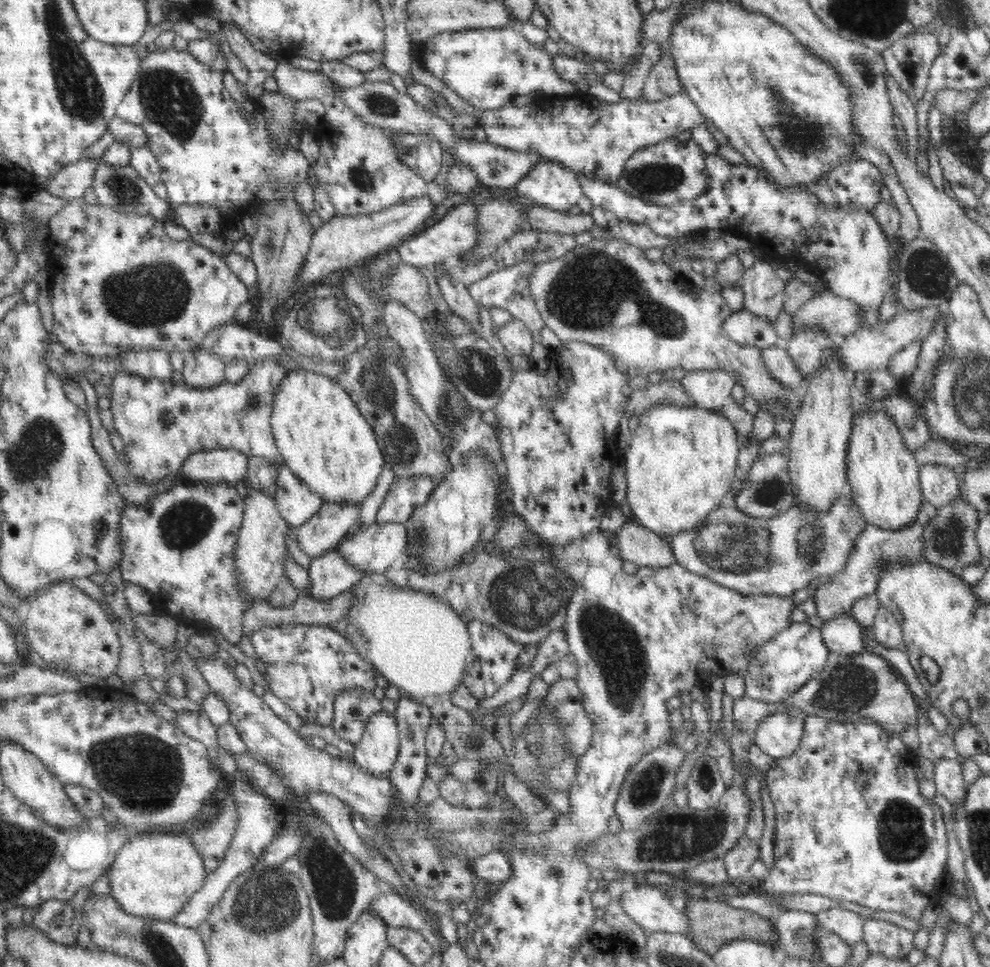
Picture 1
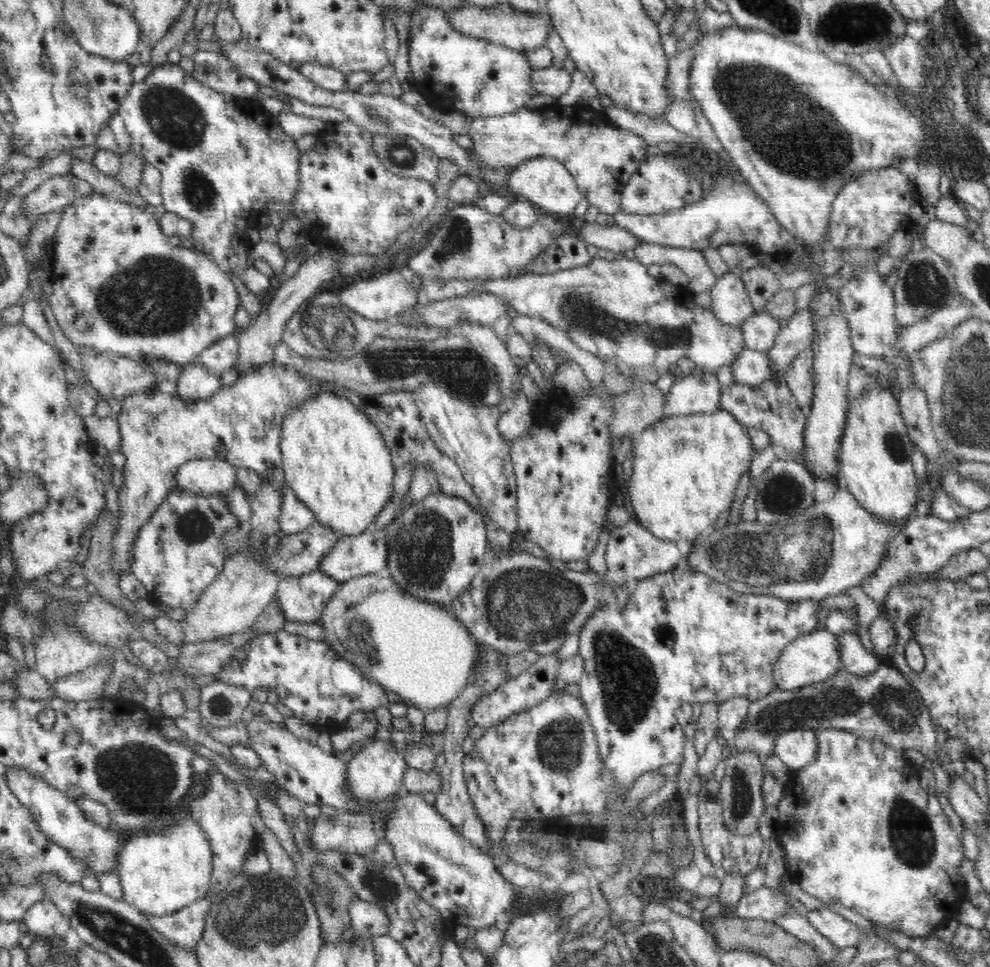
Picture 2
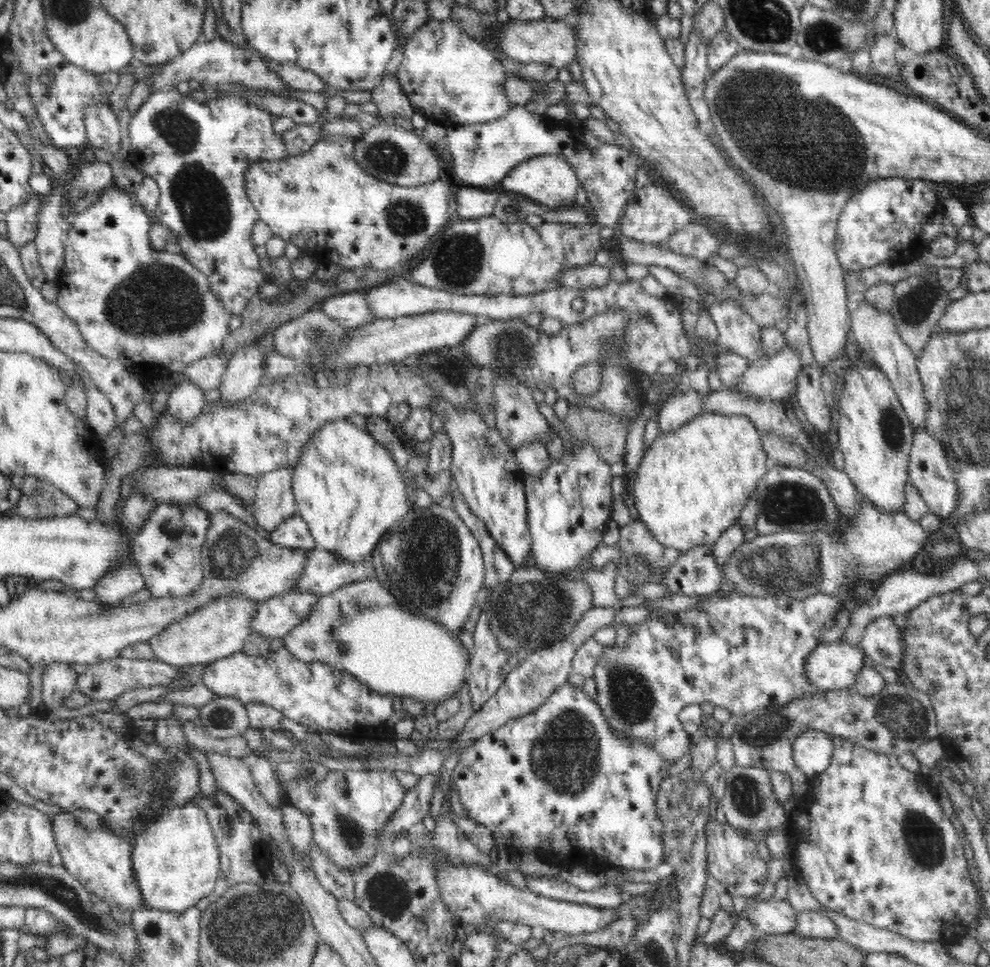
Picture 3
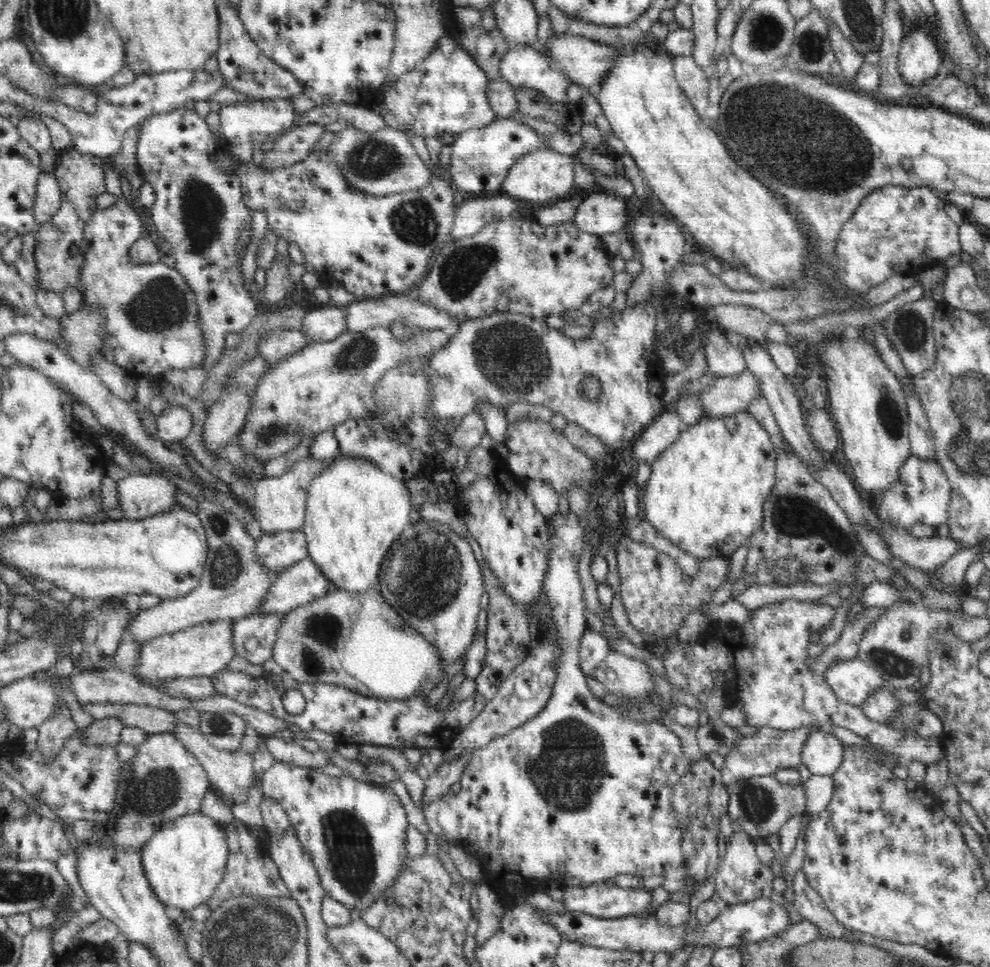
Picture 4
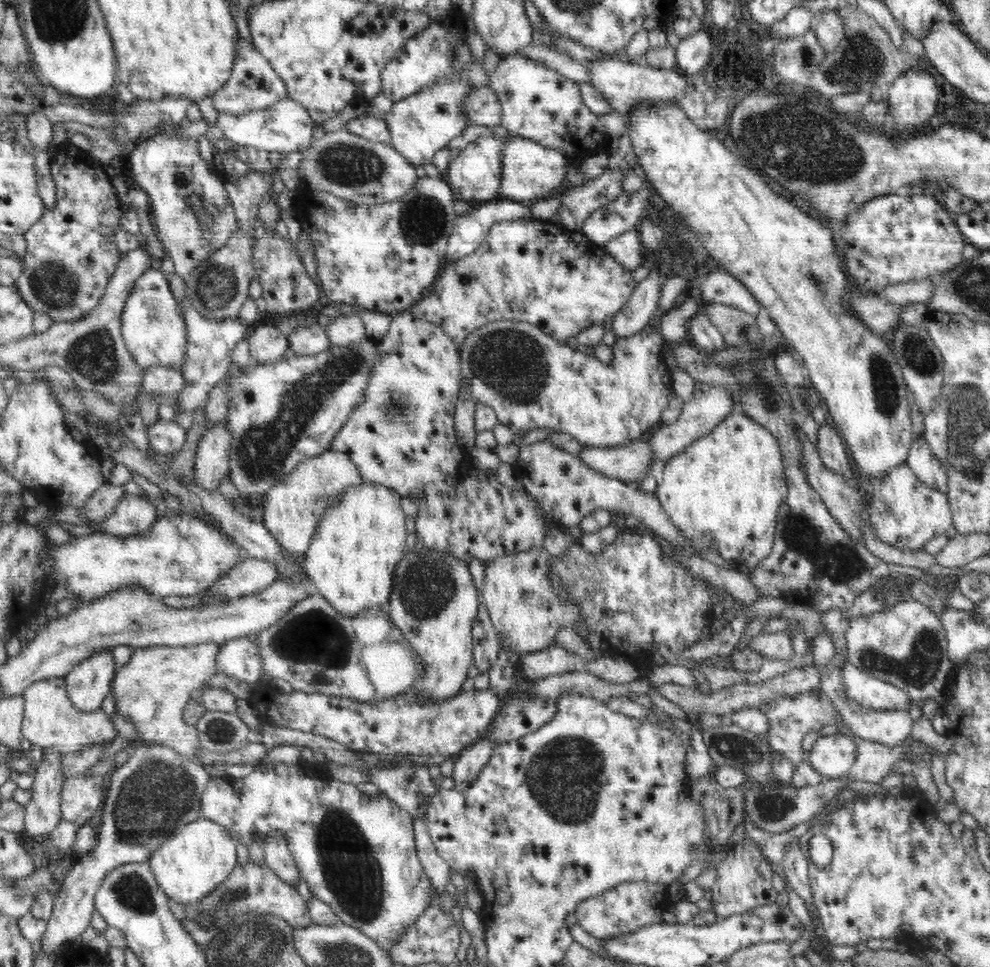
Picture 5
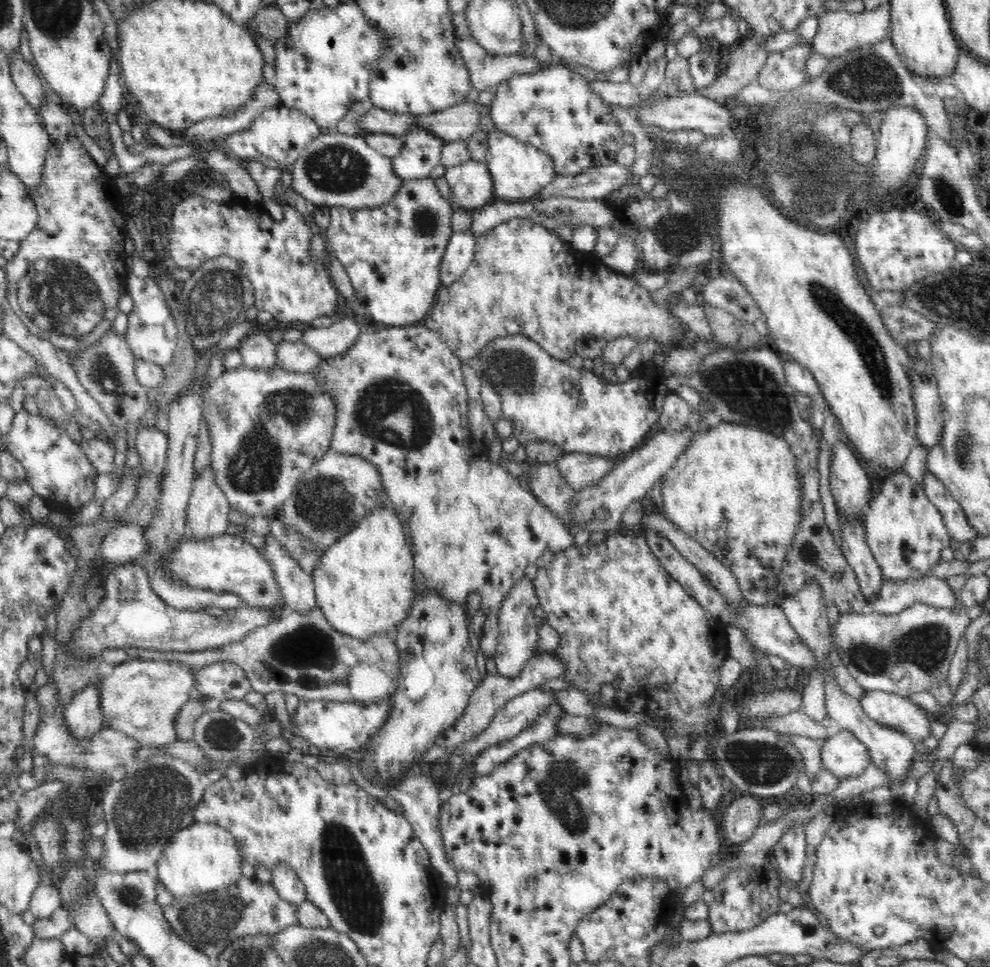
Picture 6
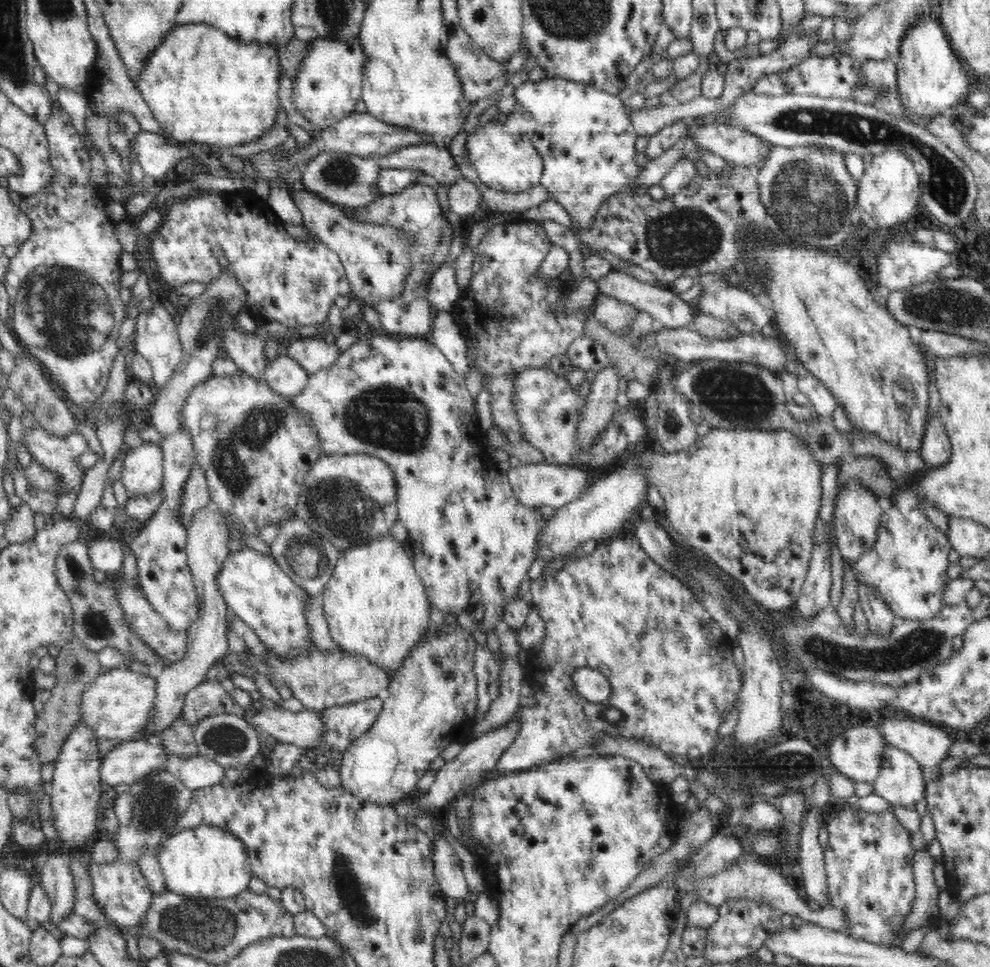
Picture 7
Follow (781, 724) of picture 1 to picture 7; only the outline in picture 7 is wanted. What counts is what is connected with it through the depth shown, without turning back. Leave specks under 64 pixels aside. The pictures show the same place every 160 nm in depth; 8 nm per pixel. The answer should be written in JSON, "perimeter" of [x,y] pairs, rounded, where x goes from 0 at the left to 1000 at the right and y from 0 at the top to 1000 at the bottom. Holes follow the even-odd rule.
{"perimeter":[[[878,747],[854,754],[840,763],[836,772],[840,798],[882,811],[895,770],[899,769]]]}

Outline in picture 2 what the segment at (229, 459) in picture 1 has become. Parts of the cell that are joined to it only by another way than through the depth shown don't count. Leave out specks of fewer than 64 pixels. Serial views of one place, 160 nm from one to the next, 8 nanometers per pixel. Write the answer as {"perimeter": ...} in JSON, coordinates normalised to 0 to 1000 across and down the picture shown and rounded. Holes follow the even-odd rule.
{"perimeter":[[[219,474],[192,476],[180,484],[177,493],[178,503],[199,512],[226,511],[239,503],[238,483]]]}

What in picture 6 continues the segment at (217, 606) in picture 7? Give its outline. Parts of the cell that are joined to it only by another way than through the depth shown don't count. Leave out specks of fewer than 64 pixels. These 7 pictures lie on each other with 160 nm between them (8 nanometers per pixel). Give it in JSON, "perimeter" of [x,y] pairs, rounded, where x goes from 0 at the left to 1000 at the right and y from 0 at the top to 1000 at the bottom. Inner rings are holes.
{"perimeter":[[[212,481],[206,488],[197,489],[192,508],[188,540],[192,555],[205,557],[228,551],[232,520],[218,497]]]}

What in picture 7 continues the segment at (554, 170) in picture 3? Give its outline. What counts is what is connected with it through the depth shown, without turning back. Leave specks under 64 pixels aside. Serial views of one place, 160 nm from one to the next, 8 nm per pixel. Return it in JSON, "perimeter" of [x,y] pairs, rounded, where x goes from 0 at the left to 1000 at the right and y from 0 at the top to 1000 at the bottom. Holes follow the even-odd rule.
{"perimeter":[[[505,123],[484,128],[478,139],[472,141],[471,158],[476,174],[481,177],[489,191],[512,199],[527,199],[545,191],[548,180],[548,163],[533,142],[515,143],[507,133]]]}

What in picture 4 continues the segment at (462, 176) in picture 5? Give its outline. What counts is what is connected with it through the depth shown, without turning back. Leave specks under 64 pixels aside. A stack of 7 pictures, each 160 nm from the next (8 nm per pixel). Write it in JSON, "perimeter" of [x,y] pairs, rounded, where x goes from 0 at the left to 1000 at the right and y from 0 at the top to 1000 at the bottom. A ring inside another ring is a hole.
{"perimeter":[[[505,121],[497,129],[459,141],[456,151],[455,182],[465,203],[495,203],[505,200],[508,185],[529,159],[554,154],[552,141],[515,121]]]}

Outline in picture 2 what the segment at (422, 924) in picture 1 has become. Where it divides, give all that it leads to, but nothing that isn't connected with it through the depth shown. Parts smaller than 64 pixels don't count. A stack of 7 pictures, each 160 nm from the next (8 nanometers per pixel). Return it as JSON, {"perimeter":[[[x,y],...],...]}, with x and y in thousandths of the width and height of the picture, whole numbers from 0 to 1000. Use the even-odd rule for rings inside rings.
{"perimeter":[[[364,929],[354,935],[355,958],[362,964],[362,967],[370,970],[393,967],[394,948],[382,938]]]}

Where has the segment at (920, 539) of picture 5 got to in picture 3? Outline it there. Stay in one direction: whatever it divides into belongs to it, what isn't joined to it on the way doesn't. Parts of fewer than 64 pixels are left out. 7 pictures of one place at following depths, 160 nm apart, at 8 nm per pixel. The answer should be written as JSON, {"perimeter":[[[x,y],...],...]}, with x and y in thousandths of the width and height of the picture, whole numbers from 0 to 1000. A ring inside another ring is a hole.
{"perimeter":[[[936,442],[922,446],[917,496],[927,506],[931,516],[937,521],[939,529],[947,535],[957,535],[968,525],[968,502],[964,488],[960,485],[954,463],[943,454]]]}

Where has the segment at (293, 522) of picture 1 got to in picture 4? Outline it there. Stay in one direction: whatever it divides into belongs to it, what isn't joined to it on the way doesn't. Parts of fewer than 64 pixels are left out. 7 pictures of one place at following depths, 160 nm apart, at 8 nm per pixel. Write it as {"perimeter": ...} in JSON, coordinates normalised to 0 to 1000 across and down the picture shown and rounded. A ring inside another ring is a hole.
{"perimeter":[[[306,549],[266,551],[259,560],[259,576],[277,594],[311,576],[311,566]]]}

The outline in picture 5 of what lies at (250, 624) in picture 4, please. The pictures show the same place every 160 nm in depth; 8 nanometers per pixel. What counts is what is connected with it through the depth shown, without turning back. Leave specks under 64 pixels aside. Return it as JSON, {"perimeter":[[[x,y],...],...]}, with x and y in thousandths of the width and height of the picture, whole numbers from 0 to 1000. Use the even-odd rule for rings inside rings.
{"perimeter":[[[258,656],[233,660],[218,676],[218,696],[258,706],[265,698],[265,677]]]}

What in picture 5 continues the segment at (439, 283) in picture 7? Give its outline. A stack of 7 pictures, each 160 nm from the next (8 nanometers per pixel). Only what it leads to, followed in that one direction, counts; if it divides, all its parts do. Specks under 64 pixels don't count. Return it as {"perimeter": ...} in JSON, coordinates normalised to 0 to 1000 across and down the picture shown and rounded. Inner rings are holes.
{"perimeter":[[[507,205],[507,209],[491,209],[474,220],[460,225],[453,248],[448,272],[456,272],[481,259],[501,230],[536,225],[537,216],[526,208]]]}

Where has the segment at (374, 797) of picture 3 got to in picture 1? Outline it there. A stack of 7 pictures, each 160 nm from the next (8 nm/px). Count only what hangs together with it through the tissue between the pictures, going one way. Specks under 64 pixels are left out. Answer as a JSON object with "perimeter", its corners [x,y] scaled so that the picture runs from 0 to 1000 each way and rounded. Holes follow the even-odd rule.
{"perimeter":[[[391,735],[376,738],[370,748],[365,764],[358,770],[358,788],[364,795],[376,801],[388,801],[393,805],[393,798],[403,779],[403,759],[400,741]]]}

